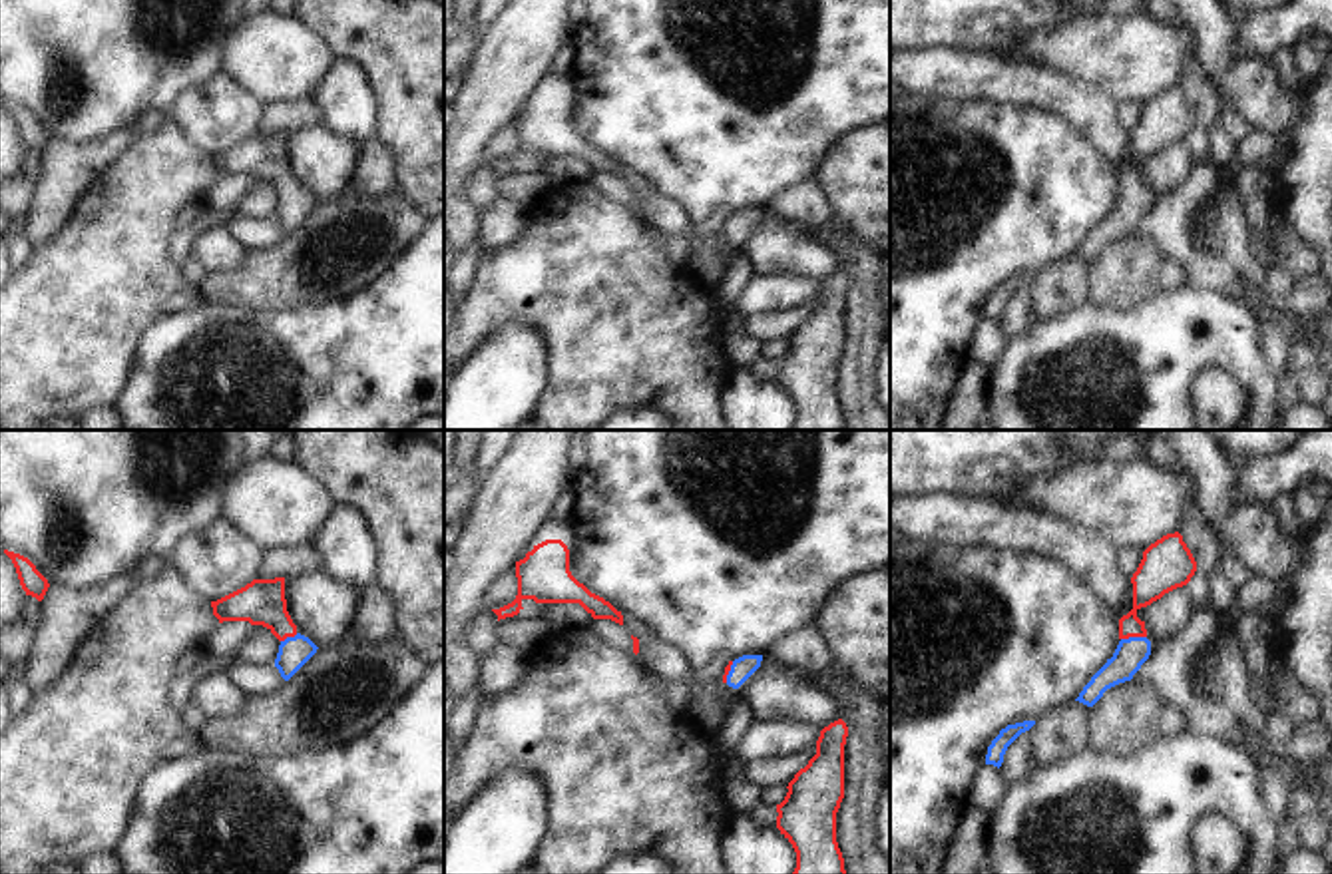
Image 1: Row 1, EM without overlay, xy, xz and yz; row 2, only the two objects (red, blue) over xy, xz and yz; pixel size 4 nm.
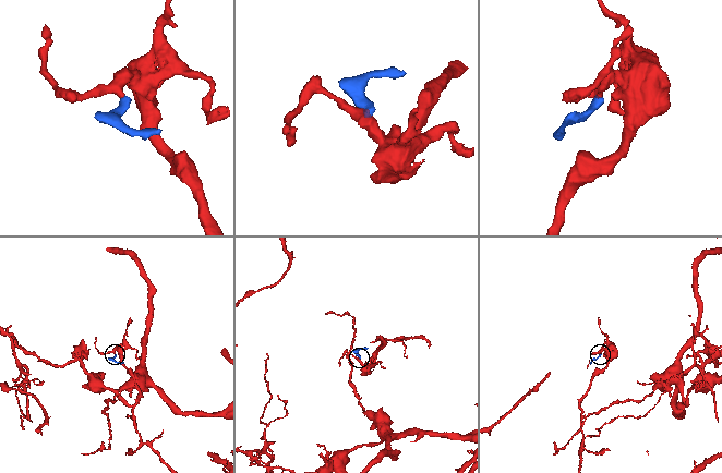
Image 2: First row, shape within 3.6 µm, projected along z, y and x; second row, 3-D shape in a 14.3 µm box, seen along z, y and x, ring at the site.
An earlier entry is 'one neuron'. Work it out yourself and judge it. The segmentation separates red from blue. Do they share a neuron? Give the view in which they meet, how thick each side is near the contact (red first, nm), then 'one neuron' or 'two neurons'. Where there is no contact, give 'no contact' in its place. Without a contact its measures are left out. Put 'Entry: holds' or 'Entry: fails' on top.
Entry: holds
contact in yz; calibres 160 and 120 nm; one neuron

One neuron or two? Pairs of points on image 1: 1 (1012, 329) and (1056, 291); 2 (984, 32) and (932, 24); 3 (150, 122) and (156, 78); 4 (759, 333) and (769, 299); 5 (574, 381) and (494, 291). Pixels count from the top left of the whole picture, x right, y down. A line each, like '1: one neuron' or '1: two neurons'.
1: one neuron
2: one neuron
3: two neurons
4: two neurons
5: one neuron

